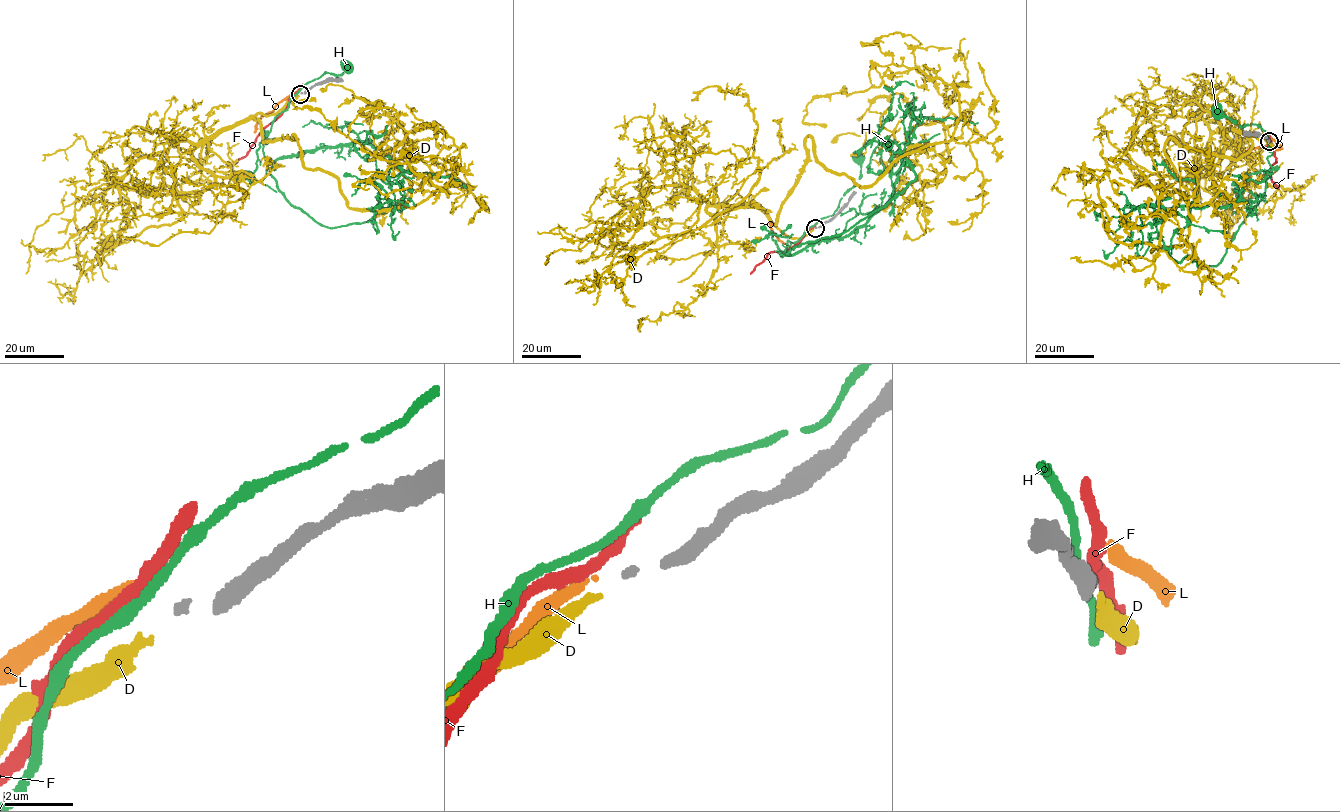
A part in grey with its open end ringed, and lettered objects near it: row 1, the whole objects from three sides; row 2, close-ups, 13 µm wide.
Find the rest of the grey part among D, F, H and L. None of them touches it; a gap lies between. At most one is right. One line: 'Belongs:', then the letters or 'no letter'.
Belongs: D

